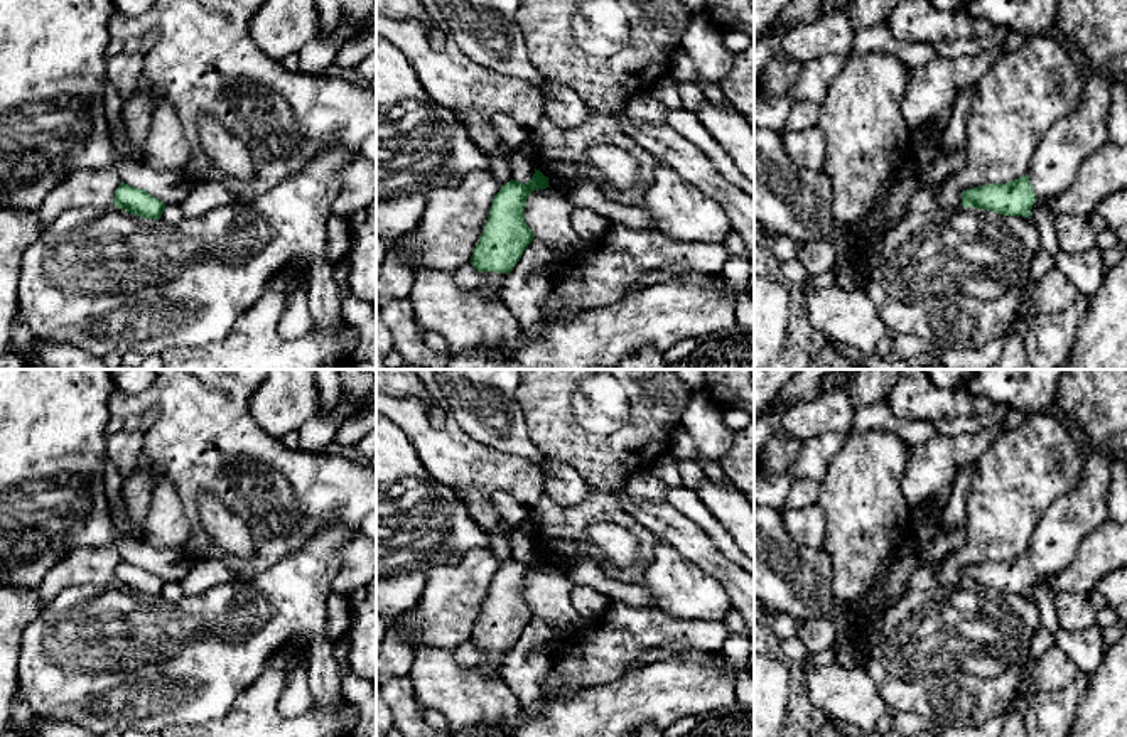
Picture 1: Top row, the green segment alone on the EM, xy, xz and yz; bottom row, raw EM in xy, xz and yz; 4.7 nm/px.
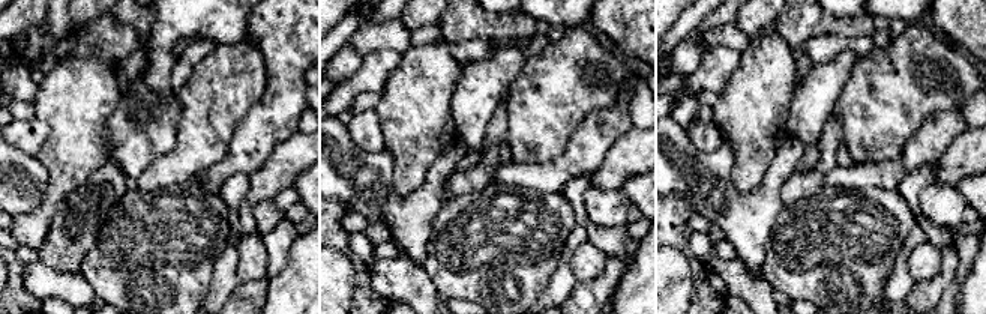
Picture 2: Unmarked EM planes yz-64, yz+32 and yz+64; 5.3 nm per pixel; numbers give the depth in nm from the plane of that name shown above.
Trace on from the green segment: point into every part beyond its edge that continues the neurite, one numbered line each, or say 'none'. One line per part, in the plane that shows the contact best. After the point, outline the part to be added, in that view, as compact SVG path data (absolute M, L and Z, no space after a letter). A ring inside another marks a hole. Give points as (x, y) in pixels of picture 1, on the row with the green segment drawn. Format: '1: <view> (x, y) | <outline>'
1: yz (1097, 27) | M1061 0L1054 25L1080 51L1087 81L1075 111L1046 132L1029 162L1027 177L1038 199L1065 192L1081 164L1108 142L1110 88L1115 79L1127 78L1127 0Z

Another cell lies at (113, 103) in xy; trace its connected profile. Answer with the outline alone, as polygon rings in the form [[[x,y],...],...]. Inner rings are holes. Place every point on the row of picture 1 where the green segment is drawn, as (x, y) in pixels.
[[[110,79],[105,83],[103,96],[111,142],[120,153],[130,153],[132,148],[121,123],[123,98]]]

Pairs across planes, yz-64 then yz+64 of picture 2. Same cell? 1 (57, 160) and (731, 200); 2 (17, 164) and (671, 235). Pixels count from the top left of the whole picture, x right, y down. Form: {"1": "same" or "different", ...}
{"1": "different", "2": "different"}

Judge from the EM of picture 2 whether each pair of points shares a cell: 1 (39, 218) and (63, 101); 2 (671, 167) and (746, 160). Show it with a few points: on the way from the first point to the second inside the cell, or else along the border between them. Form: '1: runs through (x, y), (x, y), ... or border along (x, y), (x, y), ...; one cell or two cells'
1: runs through (59, 190), (65, 178), (65, 129); one cell
2: border along (728, 146), (733, 153), (731, 184), (746, 194); two cells

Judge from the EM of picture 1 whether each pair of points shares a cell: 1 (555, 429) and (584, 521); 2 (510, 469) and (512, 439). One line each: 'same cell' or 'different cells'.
1: different cells
2: different cells

